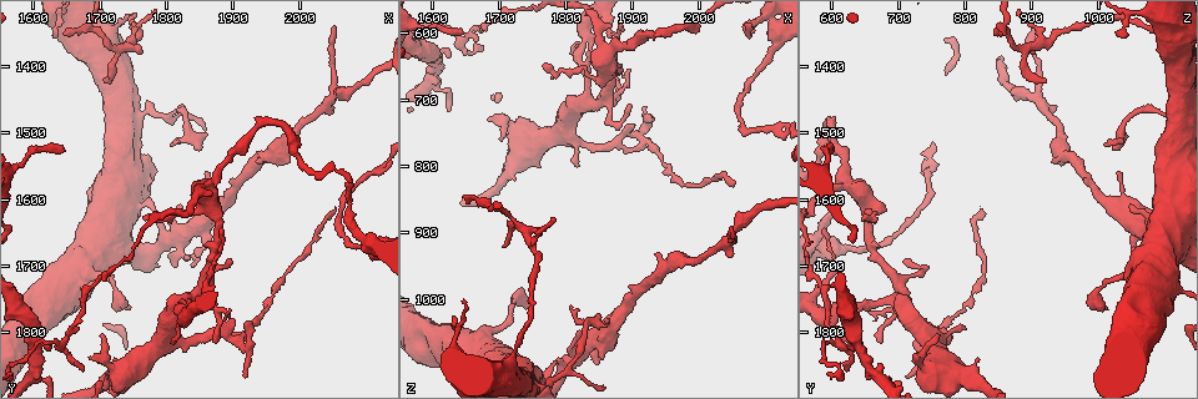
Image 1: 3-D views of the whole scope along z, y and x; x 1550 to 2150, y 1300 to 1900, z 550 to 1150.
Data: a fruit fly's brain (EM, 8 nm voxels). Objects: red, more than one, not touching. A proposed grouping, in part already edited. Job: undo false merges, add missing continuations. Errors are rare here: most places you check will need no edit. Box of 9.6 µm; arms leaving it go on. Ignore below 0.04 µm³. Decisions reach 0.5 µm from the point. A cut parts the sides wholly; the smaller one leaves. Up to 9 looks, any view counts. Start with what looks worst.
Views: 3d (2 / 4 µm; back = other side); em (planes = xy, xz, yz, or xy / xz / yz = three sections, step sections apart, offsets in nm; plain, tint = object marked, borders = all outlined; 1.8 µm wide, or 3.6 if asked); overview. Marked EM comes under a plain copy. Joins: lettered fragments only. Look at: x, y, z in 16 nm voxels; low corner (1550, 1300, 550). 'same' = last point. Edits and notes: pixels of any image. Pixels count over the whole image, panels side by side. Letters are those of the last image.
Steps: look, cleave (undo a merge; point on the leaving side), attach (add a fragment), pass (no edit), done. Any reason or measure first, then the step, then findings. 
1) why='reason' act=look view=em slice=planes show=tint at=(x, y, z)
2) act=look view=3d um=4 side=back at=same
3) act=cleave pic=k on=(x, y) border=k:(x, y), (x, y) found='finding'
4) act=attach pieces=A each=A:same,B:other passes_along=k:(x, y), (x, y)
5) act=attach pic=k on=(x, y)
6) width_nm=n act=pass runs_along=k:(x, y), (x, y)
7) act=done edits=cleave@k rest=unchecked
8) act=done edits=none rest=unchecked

why='tapers out' act=look view=em slice=planes show=borders at=(2050, 1340, 905)

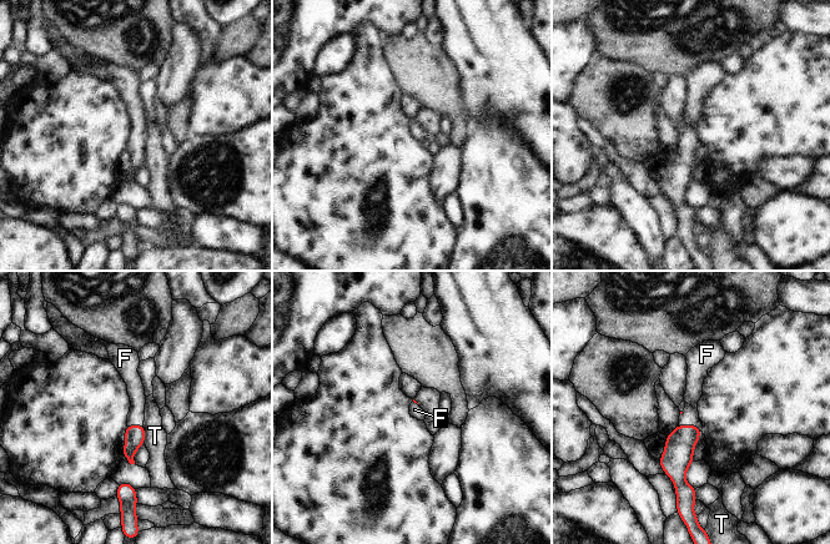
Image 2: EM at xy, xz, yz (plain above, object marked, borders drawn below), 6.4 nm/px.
act=attach pieces=F each=F:same,T:other found='the cell continues'

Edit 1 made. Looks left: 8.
act=look view=overview

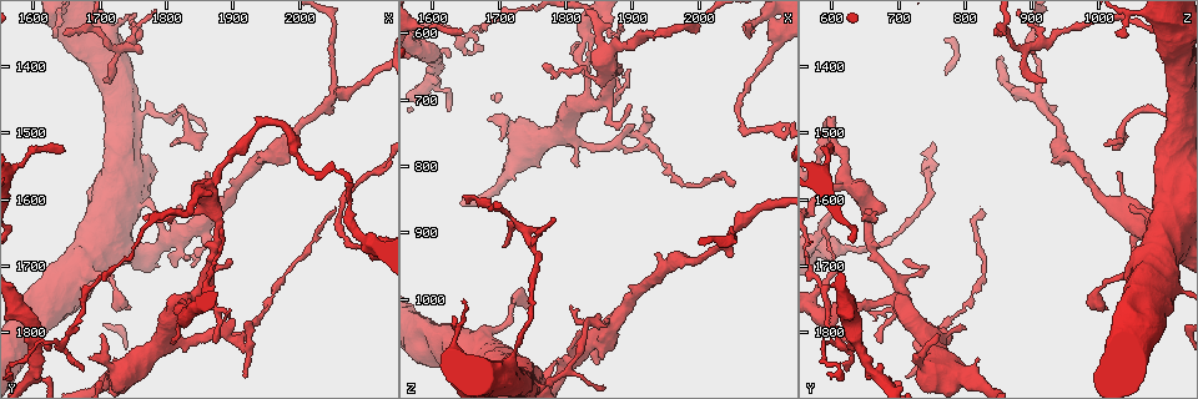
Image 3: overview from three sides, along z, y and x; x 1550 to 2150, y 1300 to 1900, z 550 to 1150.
why='branch stops here' act=look view=3d um=4 at=(1820, 1795, 800)

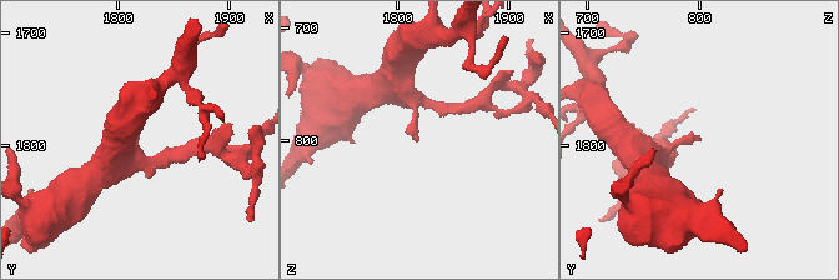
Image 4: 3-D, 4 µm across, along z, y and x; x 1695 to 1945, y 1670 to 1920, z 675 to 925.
why='need the tissue' act=look view=em slice=planes show=tint at=(1820, 1794, 800)

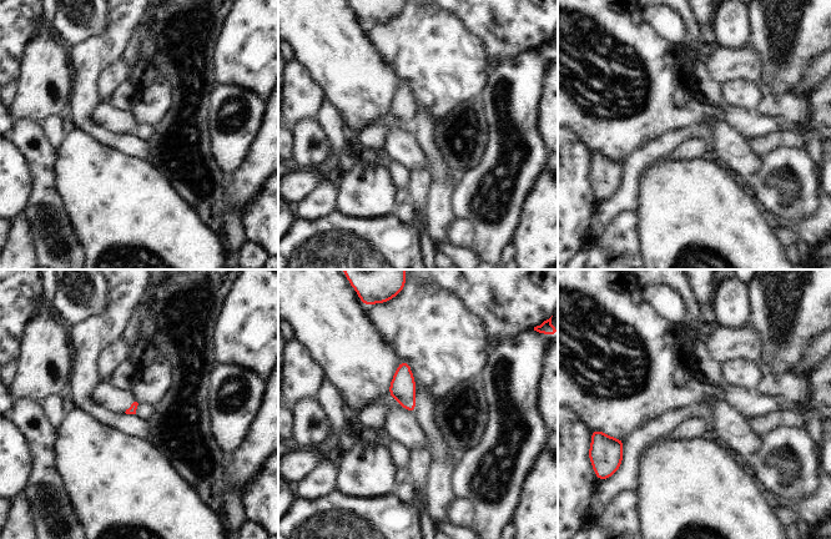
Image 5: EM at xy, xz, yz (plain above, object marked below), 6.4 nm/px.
act=look view=em slice=planes show=borders at=same

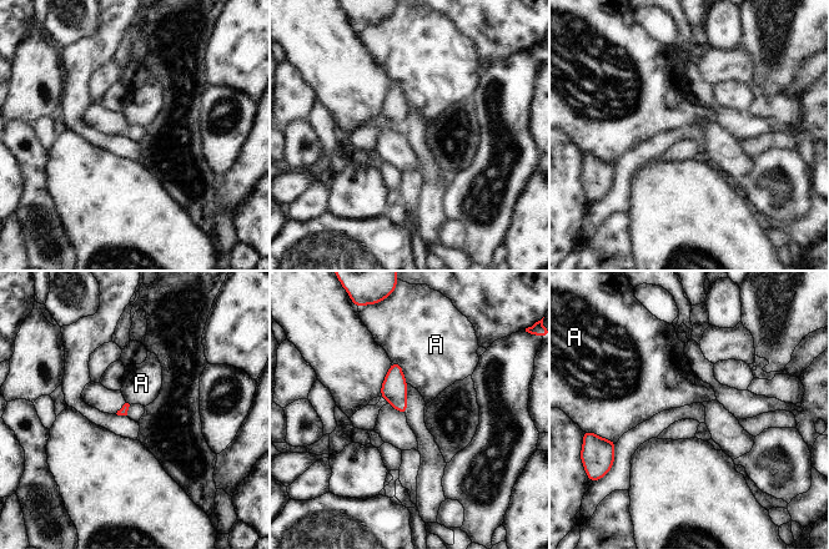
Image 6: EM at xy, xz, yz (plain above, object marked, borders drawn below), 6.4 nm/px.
act=pass each=A:other border=6:(393, 359), (400, 363), (407, 383) found='no lettered fragment goes on from it'

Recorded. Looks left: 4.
why='an open end' act=look view=3d um=4 side=back at=(1705, 1425, 920)

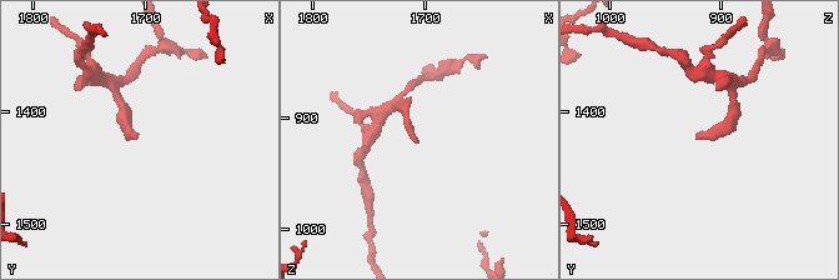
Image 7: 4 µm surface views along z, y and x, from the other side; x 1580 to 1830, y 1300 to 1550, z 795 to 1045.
why='need the tissue' act=look view=em slice=planes show=tint at=(1708, 1422, 920)

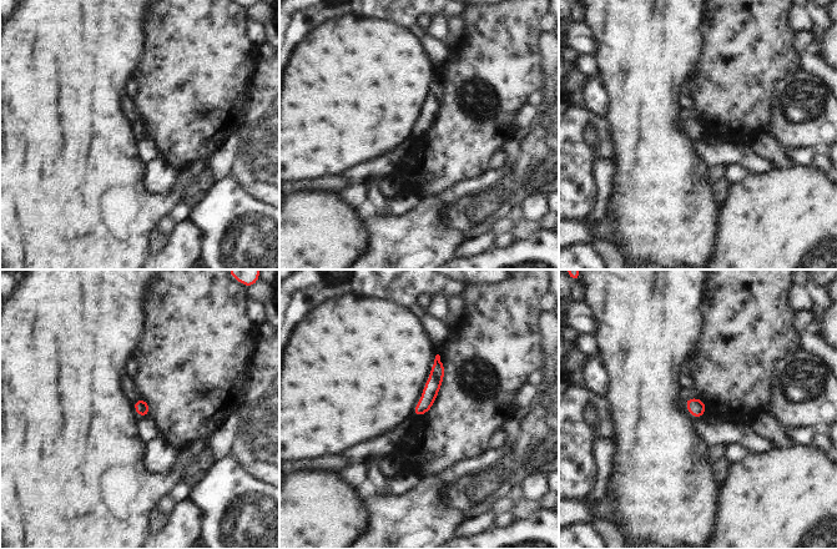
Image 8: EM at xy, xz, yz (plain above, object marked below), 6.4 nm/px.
why='what lies round it' act=look view=em slice=planes show=borders at=same

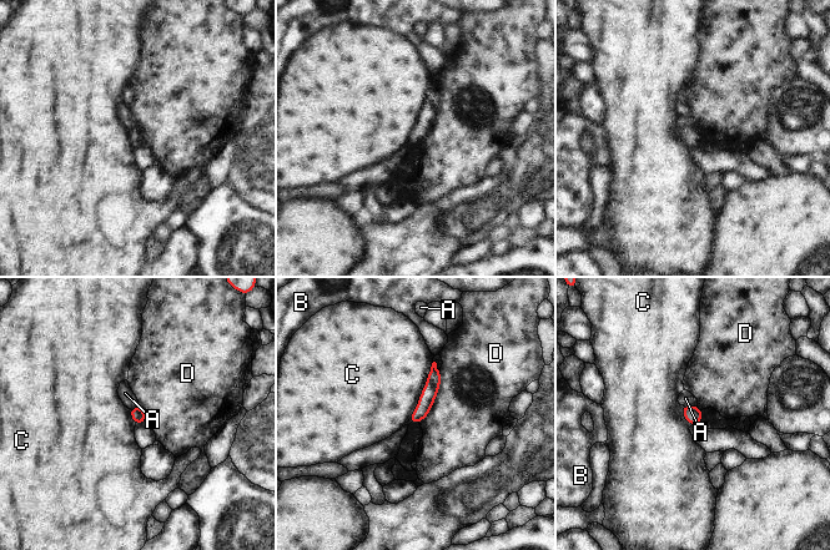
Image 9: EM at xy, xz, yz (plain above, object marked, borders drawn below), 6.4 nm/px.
act=pass each=A:other,B:other,C:other,D:other runs_along=9:(433, 369), (426, 404), (413, 419) found='no lettered fragment goes on from it'

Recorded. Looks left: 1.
act=done edits=attach@2 rest=unchecked

